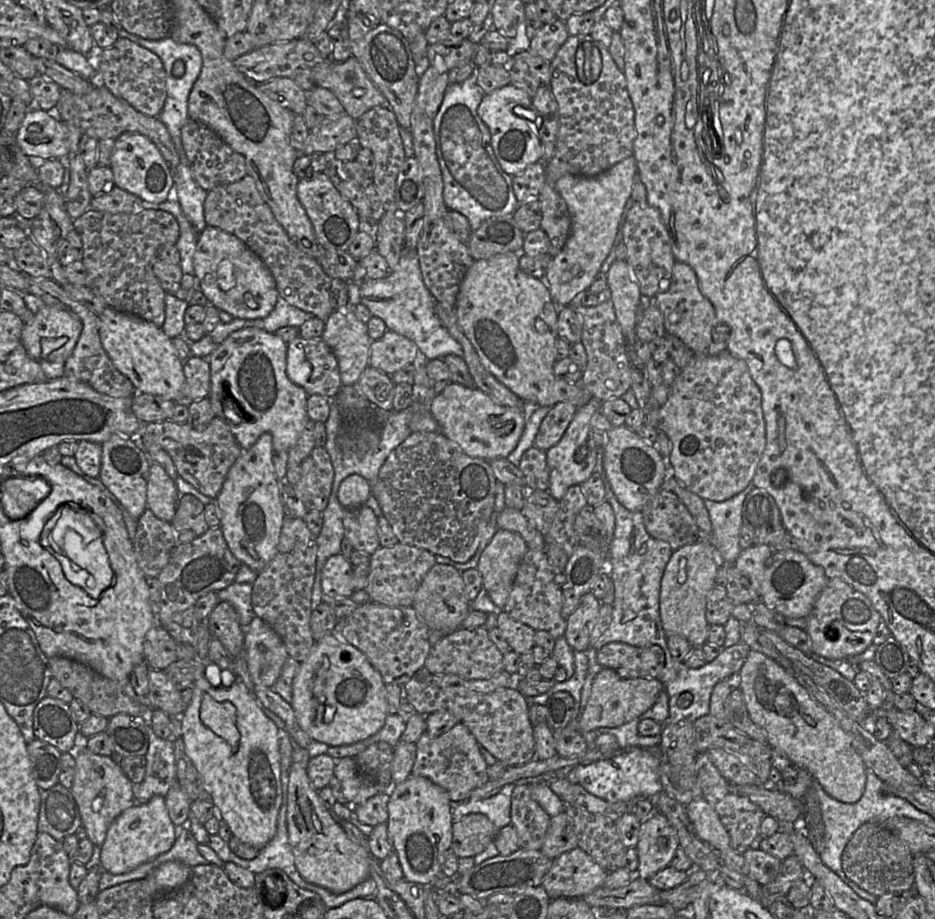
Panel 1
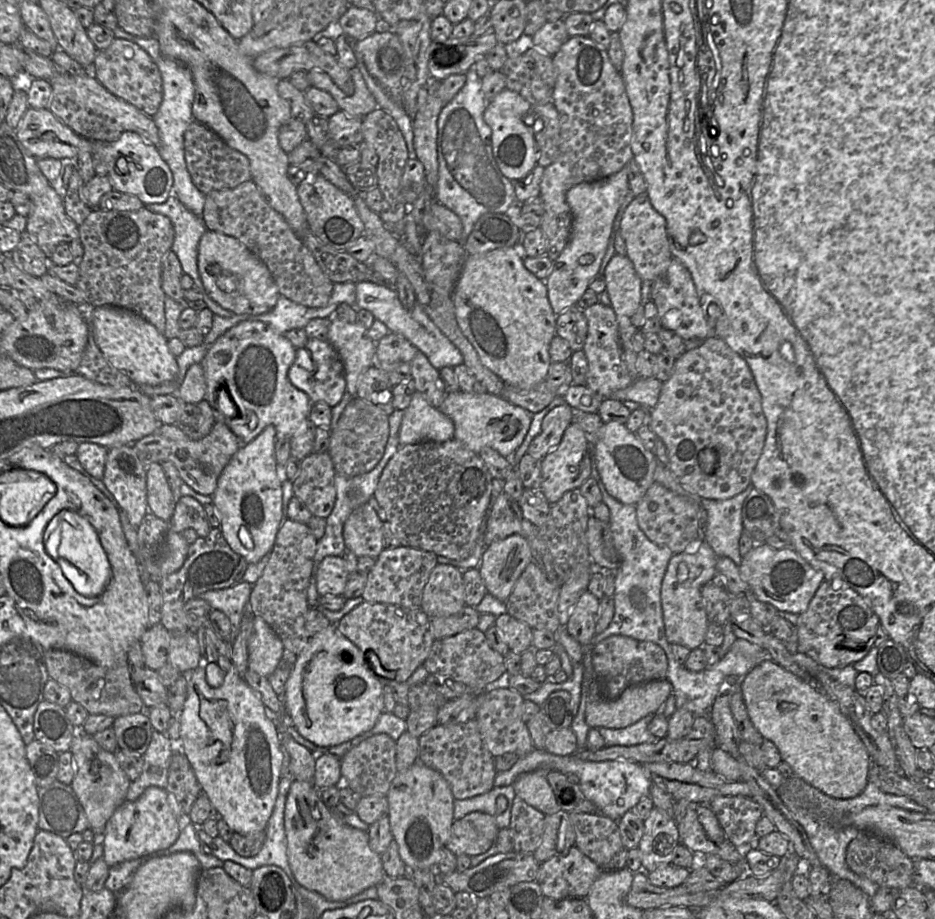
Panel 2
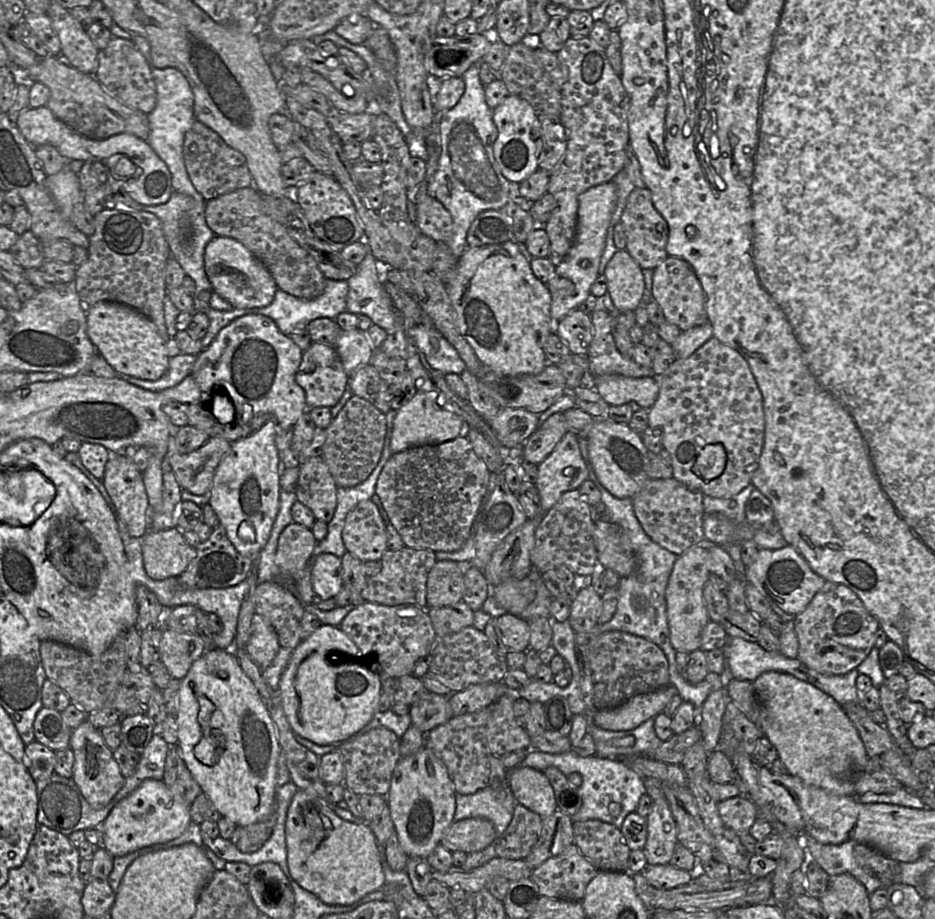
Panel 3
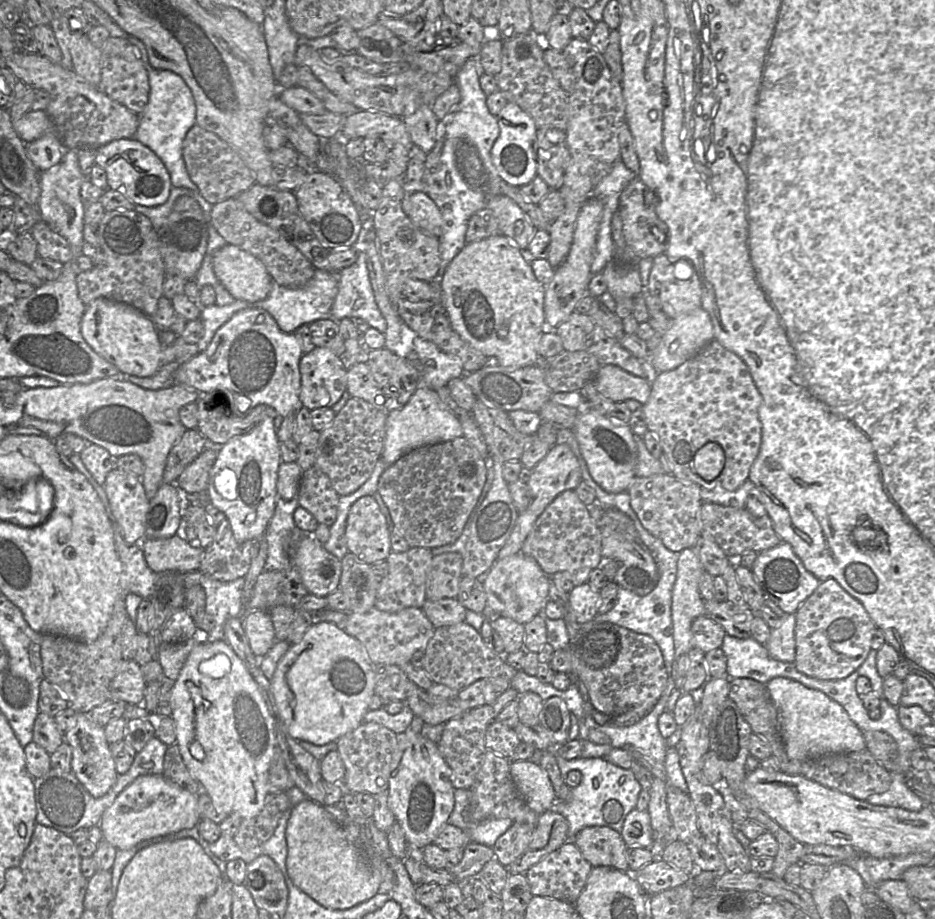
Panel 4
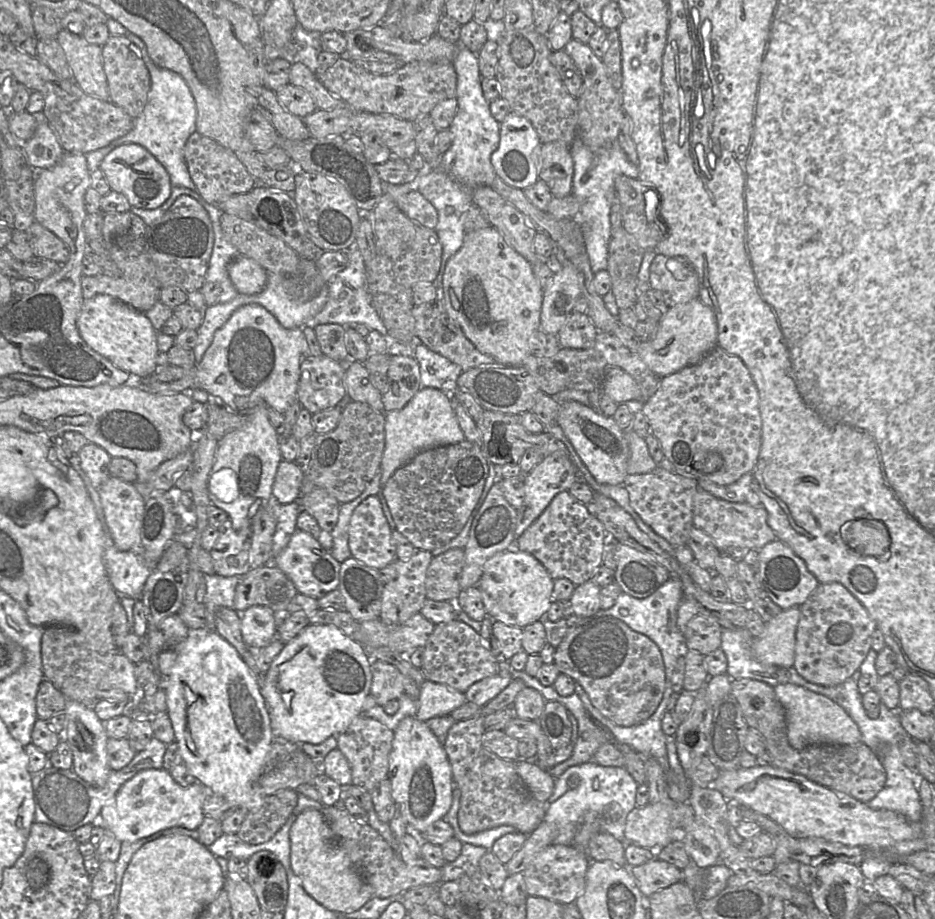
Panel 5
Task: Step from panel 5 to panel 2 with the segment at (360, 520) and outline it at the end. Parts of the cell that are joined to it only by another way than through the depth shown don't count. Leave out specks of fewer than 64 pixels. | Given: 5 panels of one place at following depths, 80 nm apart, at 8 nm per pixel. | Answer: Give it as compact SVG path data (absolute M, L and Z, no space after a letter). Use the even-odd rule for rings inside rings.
M368 503L355 508L343 527L346 549L357 557L369 556L376 559L385 549L382 525L376 511Z

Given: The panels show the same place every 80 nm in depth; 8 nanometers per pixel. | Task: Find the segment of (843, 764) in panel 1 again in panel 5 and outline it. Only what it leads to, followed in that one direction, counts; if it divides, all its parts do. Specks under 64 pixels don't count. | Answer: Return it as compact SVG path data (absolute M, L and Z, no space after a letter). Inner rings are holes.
M791 683L773 688L785 709L787 738L793 748L800 750L813 744L852 745L861 742L862 735L857 724L830 698Z

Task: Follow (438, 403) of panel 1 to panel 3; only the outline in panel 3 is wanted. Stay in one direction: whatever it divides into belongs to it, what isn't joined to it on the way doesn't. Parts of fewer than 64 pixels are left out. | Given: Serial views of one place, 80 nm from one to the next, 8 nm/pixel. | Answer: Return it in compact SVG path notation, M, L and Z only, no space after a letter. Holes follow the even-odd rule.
M504 407L488 422L500 444L506 448L523 446L539 427L538 415L525 409Z

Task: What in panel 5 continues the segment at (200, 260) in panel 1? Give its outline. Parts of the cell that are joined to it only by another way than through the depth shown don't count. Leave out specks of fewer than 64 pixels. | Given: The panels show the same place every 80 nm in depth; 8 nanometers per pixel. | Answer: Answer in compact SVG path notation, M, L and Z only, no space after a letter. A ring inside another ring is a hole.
M238 254L227 267L229 278L239 294L254 295L266 286L268 273L256 261Z

